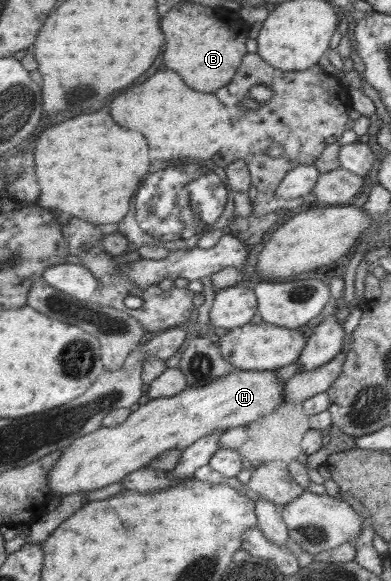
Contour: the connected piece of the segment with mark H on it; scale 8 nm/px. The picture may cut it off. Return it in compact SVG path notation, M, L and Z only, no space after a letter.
M235 369L204 387L187 387L176 395L150 400L136 411L132 411L121 425L114 428L102 426L100 430L76 439L64 449L63 455L60 455L59 461L49 472L48 486L52 488L53 495L64 497L72 493L101 489L106 485L120 482L126 475L138 469L146 468L162 451L172 449L182 451L214 431L224 433L231 428L247 427L249 423L274 414L276 409L284 404L284 381L280 381L276 370Z

